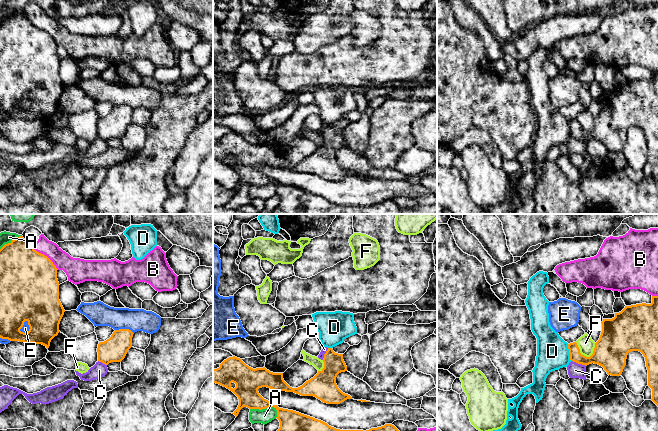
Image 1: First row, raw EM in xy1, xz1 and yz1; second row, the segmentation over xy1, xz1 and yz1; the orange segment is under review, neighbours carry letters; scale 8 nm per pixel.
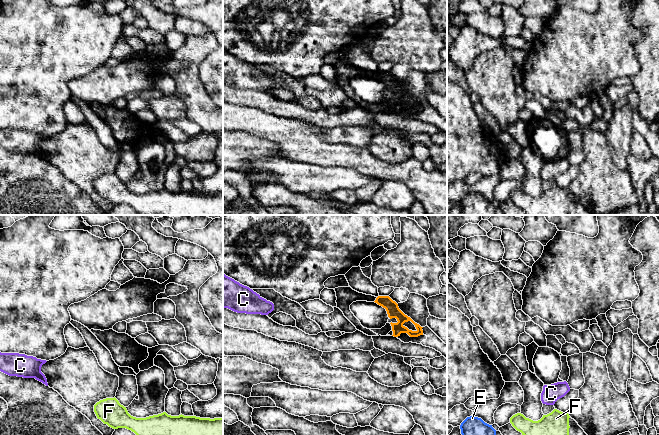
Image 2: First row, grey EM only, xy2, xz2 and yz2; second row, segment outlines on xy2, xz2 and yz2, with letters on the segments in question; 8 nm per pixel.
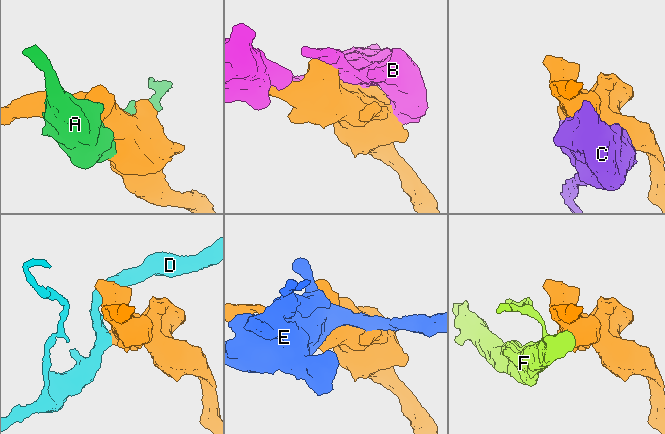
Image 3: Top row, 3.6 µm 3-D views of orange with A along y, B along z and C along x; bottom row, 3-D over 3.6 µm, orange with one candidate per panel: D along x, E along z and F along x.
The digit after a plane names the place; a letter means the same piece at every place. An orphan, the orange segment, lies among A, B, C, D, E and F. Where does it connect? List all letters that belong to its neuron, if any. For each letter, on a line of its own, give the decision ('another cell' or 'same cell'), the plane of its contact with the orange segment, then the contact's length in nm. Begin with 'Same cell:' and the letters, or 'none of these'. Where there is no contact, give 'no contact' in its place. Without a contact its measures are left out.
Same cell: none of these
A: another cell | xz1 | 240 nm
B: another cell | xy1 | 280 nm
C: another cell | yz1 | 130 nm
D: another cell | yz1 | 140 nm
E: another cell | xy1 | 120 nm
F: another cell | yz1 | 180 nm

